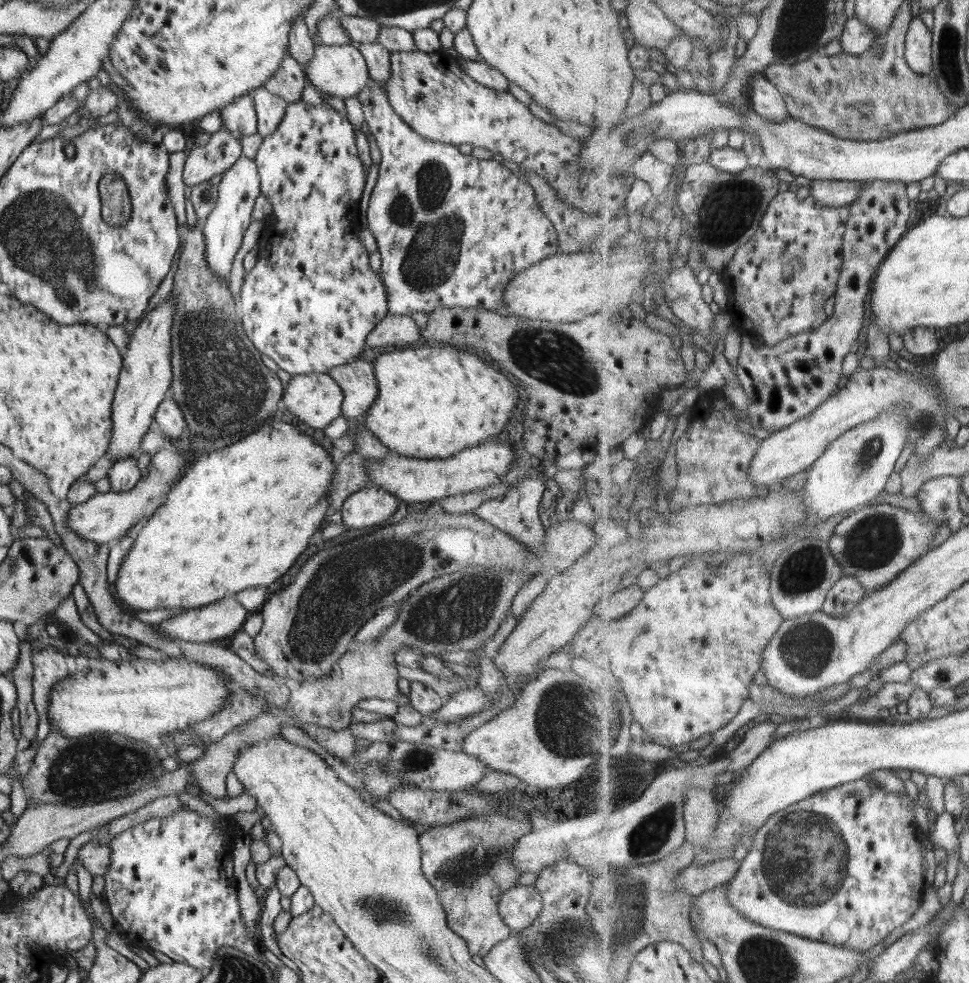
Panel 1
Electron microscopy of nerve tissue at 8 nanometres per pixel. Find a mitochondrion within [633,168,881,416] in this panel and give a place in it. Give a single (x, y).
(724, 211)

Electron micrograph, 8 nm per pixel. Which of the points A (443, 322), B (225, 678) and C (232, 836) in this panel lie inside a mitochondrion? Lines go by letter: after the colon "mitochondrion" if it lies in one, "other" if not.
A: other
B: other
C: other

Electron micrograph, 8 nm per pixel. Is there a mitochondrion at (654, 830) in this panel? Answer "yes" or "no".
yes

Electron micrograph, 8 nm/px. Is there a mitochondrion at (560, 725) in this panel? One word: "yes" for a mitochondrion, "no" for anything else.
yes

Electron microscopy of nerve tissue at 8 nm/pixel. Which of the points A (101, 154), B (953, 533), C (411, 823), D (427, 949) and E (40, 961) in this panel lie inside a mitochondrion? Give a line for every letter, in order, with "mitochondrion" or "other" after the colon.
A: other
B: other
C: other
D: mitochondrion
E: other

